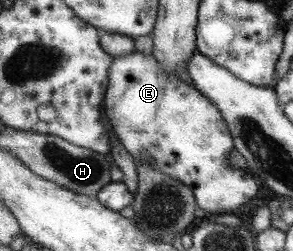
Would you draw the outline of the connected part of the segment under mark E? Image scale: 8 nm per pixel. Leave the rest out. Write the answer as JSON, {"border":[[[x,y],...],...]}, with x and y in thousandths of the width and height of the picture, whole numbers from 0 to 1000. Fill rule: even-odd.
{"border":[[[457,203],[382,231],[355,426],[389,538],[454,637],[648,745],[683,833],[792,849],[867,785],[881,745],[860,689],[765,665],[765,602],[778,618],[802,570],[744,430],[655,335],[560,295],[519,219]]]}

